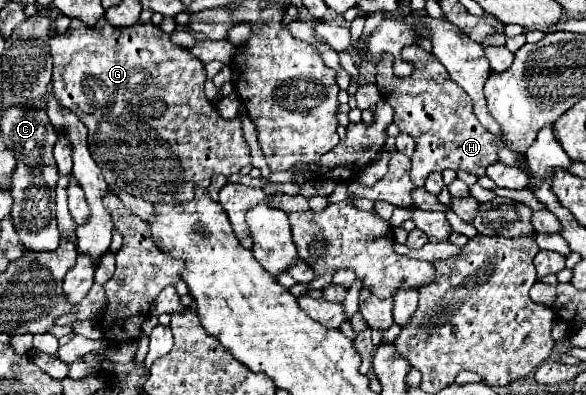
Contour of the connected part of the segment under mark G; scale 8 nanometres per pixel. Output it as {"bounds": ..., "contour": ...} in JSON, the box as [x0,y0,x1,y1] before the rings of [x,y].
{"bounds":[49,18,251,202],"contour":[[[103,18],[93,28],[87,28],[81,22],[79,24],[73,22],[73,26],[65,34],[51,36],[49,46],[51,46],[51,58],[53,58],[53,82],[51,82],[53,94],[63,102],[63,106],[69,106],[69,110],[75,110],[75,114],[79,114],[81,122],[87,126],[89,138],[91,138],[91,156],[95,158],[97,166],[103,170],[103,178],[107,180],[109,190],[127,190],[127,192],[141,196],[143,200],[149,200],[149,202],[185,202],[185,200],[193,198],[195,186],[207,188],[213,174],[231,176],[231,174],[237,174],[243,166],[251,164],[249,146],[243,138],[239,118],[233,118],[233,120],[221,118],[217,108],[213,104],[209,104],[209,100],[203,92],[203,84],[207,80],[207,76],[203,72],[203,62],[199,58],[195,58],[189,50],[173,44],[169,34],[163,34],[159,30],[159,26],[155,26],[153,22],[135,22],[133,26],[127,26],[127,28],[109,26]]]}

